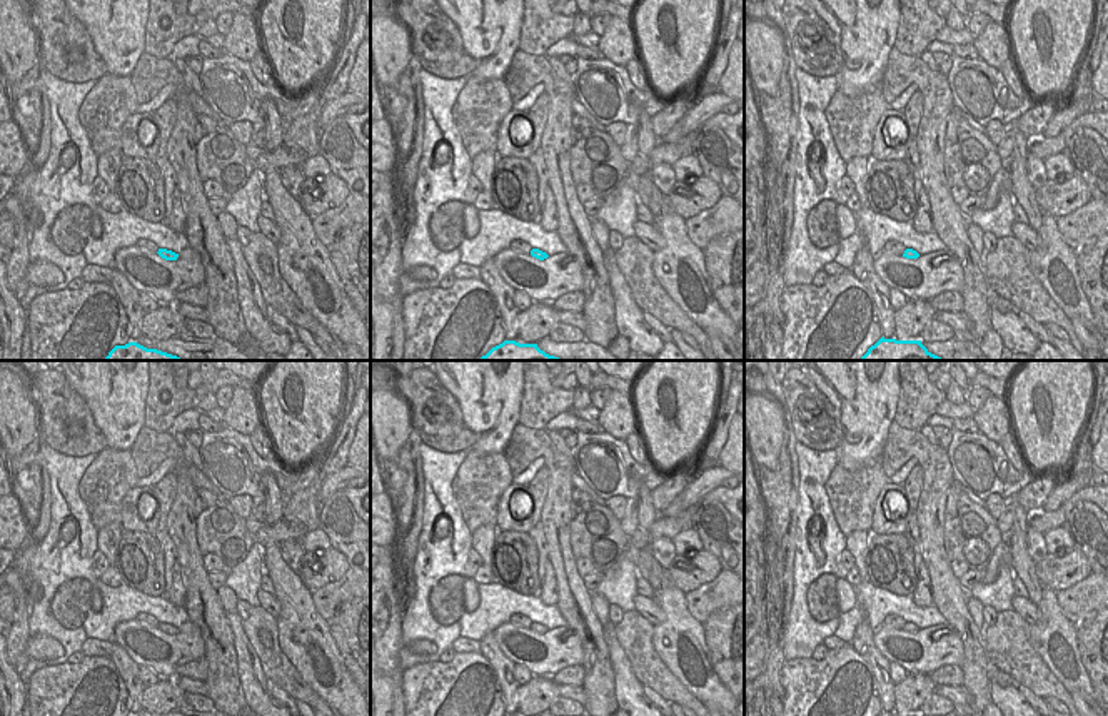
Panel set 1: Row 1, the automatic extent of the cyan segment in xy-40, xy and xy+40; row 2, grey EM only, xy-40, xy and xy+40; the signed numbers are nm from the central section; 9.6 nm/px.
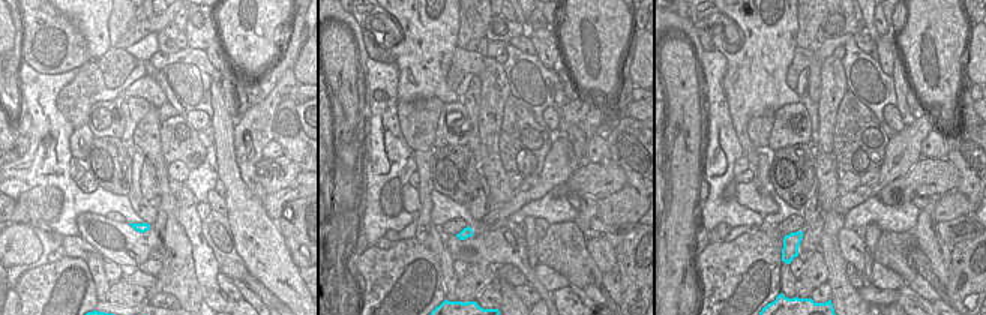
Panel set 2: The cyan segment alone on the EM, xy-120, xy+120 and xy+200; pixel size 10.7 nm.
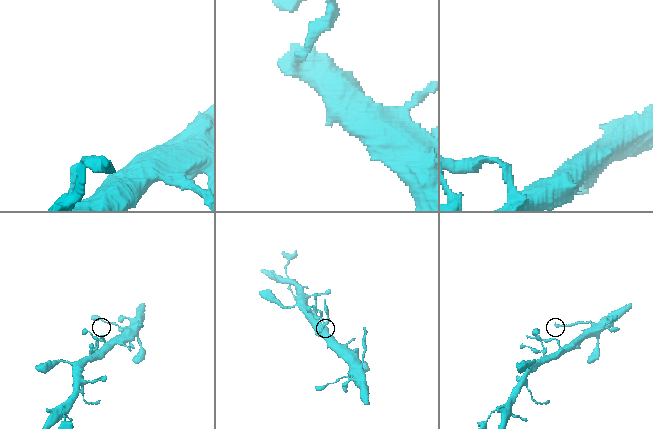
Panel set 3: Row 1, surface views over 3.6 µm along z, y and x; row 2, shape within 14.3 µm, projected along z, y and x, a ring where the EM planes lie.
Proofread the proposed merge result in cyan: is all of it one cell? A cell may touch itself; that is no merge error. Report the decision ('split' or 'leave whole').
leave whole

